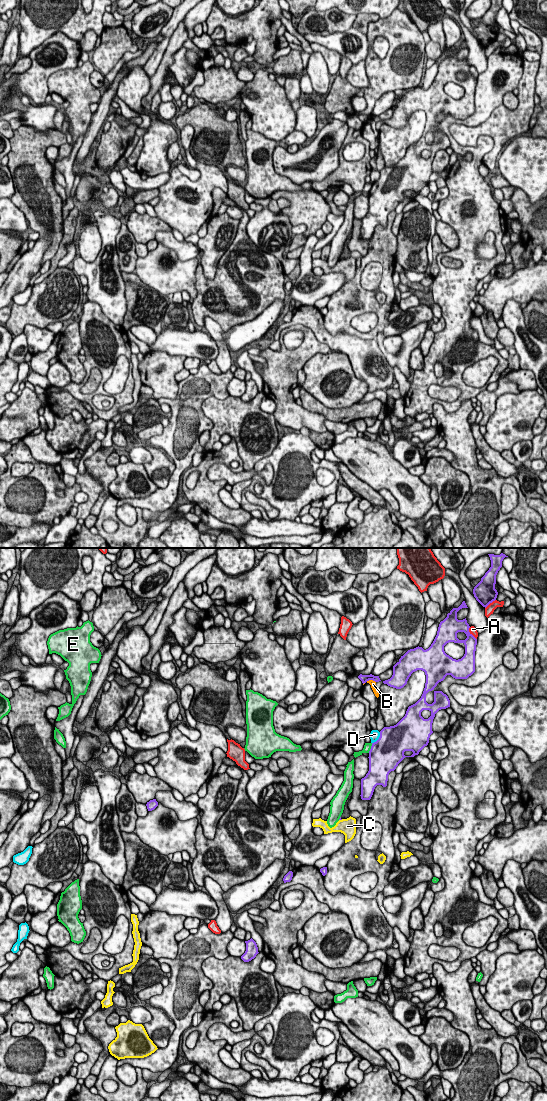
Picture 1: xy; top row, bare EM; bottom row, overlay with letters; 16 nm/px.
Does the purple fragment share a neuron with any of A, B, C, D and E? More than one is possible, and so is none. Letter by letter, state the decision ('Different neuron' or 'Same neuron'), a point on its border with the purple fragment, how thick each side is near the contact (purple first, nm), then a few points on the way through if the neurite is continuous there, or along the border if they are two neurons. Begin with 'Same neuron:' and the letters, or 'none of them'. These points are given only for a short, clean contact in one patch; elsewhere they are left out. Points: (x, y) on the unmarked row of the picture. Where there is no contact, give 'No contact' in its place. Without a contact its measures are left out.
Same neuron: none of them
A: Different neuron. Touches purple at xy (469, 73). Thickness 200 nm (purple) against 120 nm
B: Different neuron. Touches purple at xy (371, 119). Thickness 130 nm (purple) against 100 nm. Boundary: xy (366, 121), (373, 120), (375, 122)
C: Different neuron. Touches purple at xy (340, 259). Thickness 30 nm (purple) against 260 nm
D: Different neuron. Touches purple at xy (379, 178). Thickness 500 nm (purple) against 160 nm
E: Different neuron. Touches purple at xy (371, 188). Thickness 500 nm (purple) against 120 nm

